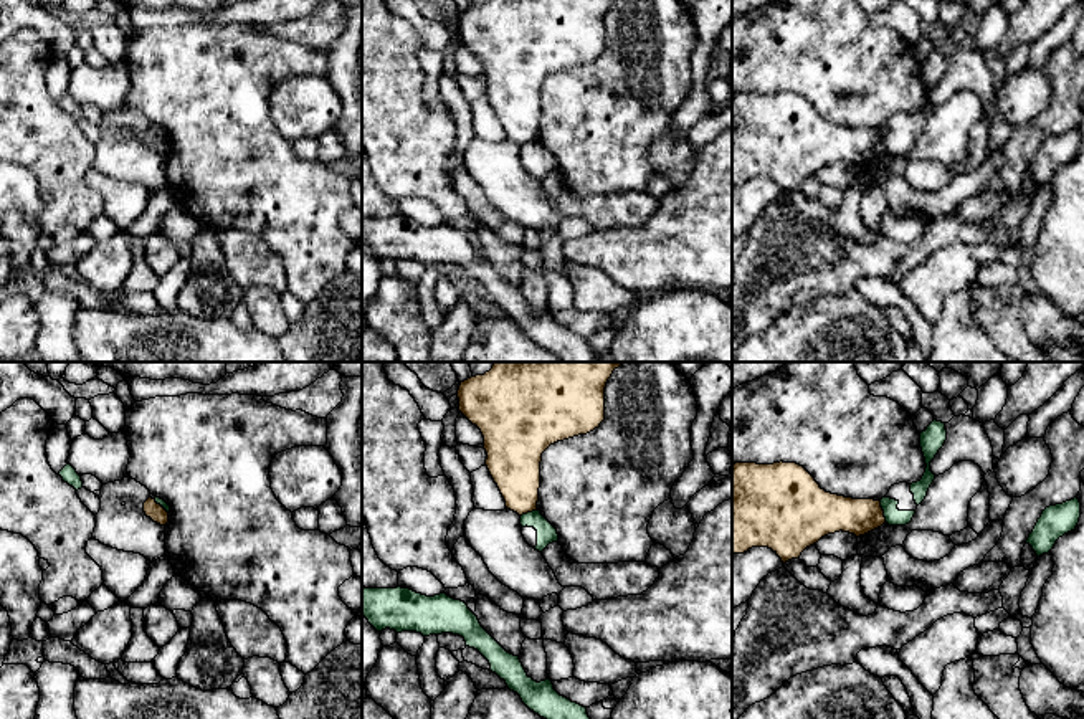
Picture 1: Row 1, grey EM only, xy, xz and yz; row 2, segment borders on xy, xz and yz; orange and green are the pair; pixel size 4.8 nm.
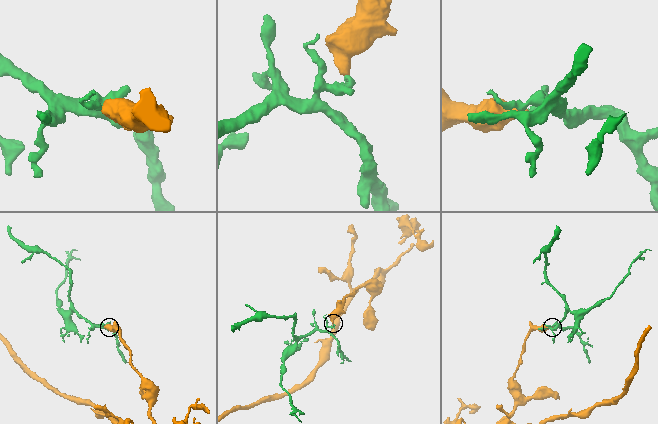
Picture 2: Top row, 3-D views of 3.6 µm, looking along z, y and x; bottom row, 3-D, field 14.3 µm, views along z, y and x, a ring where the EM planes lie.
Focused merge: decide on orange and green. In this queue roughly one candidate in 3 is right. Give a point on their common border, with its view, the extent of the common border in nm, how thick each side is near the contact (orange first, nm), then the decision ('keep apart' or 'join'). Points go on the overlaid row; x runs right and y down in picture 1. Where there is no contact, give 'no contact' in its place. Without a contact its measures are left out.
yz (883, 511) | 110 nm | 190/80 nm | keep apart

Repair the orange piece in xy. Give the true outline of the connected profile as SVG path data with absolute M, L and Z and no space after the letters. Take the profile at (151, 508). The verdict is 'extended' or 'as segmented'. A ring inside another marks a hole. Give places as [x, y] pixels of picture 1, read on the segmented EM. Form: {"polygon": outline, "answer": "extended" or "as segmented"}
{"polygon": "M149 498L144 502L144 512L147 517L150 517L154 522L165 526L169 522L169 512L155 502L155 499Z", "answer": "as segmented"}

